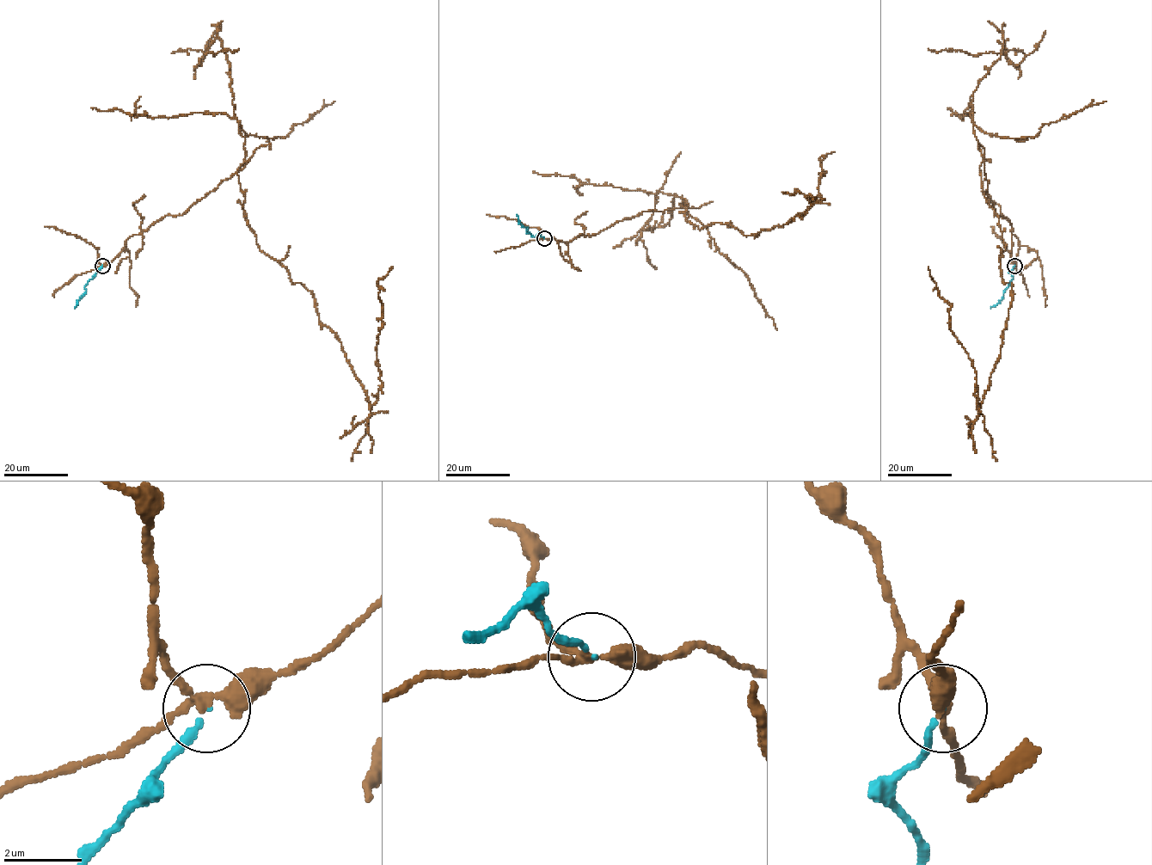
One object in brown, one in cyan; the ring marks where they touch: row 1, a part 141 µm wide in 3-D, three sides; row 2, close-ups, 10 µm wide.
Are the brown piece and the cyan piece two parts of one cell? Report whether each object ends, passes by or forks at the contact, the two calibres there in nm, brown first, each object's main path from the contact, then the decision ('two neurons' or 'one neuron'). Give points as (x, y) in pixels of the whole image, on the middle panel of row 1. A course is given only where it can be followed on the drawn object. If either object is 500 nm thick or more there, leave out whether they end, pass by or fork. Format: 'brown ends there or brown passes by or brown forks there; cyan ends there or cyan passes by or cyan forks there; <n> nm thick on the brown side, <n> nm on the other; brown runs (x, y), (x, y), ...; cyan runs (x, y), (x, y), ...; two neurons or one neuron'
brown forks there; cyan ends there; 220 nm thick on the brown side, 110 nm on the other; brown runs (544, 239), (678, 204), (700, 229), (756, 236), (823, 200), (818, 158), (834, 151); cyan runs (544, 239), (539, 235), (532, 236), (527, 233), (528, 228), (519, 223), (516, 215); two neurons

